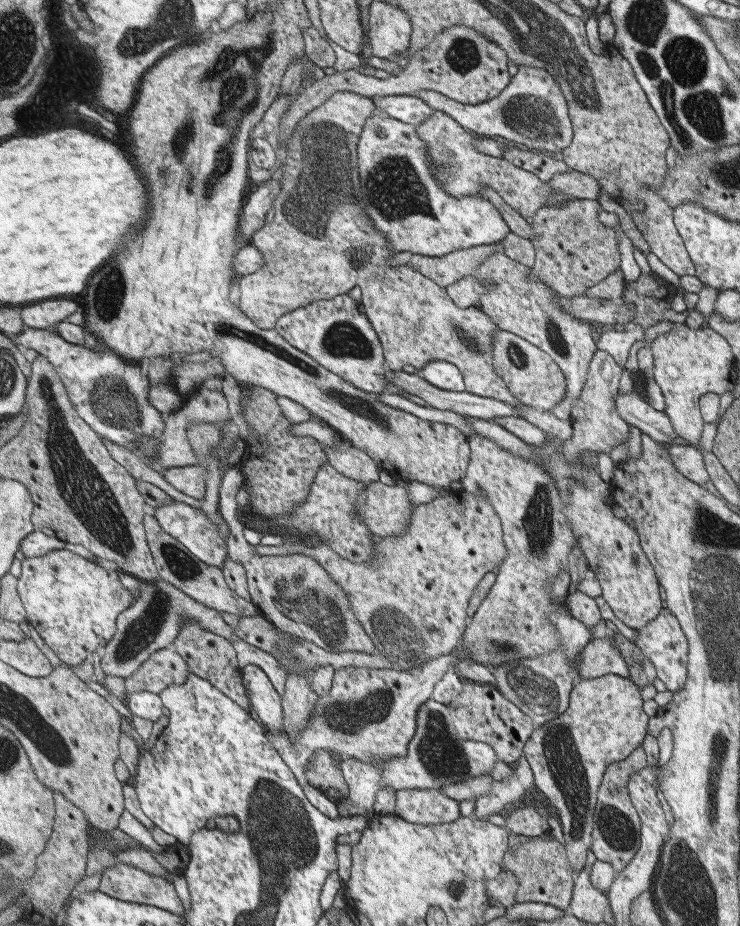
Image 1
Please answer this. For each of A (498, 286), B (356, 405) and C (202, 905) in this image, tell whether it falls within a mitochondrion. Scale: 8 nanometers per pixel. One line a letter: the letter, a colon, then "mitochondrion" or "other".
A: other
B: mitochondrion
C: other

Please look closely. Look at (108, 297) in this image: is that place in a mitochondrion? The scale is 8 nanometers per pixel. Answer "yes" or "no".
yes

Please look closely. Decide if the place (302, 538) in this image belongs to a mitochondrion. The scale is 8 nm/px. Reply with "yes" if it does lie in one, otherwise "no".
no

